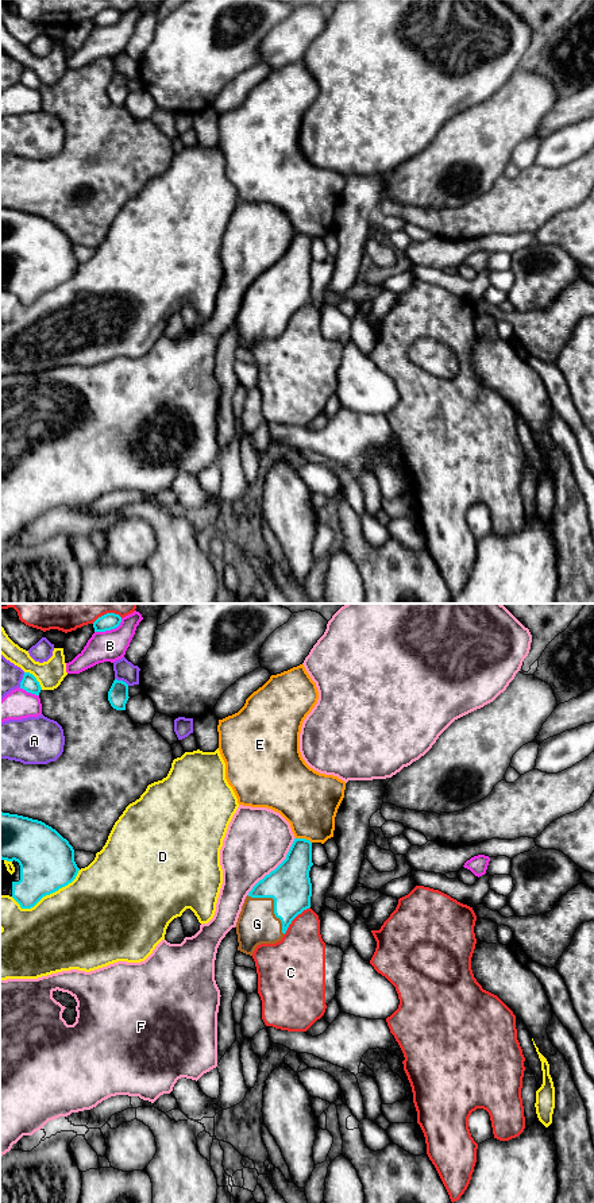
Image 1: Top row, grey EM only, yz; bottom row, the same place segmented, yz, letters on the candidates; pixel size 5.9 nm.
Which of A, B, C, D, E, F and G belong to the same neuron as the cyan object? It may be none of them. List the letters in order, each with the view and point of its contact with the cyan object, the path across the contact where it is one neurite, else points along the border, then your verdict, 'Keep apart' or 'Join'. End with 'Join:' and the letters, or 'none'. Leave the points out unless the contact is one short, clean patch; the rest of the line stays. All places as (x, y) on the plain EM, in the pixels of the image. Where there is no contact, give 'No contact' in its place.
A: Touches cyan at yz (122, 76). Keep apart
B: Touches cyan at yz (110, 24). Keep apart
C: Touches cyan at yz (293, 313). Keep apart
D: Touches cyan at yz (46, 289). Keep apart
E: Touches cyan at yz (304, 234). Boundary: yz (296, 232), (304, 232), (311, 238). Keep apart
F: Touches cyan at yz (277, 262). Keep apart
G: Touches cyan at yz (274, 299). Join
Join: G

